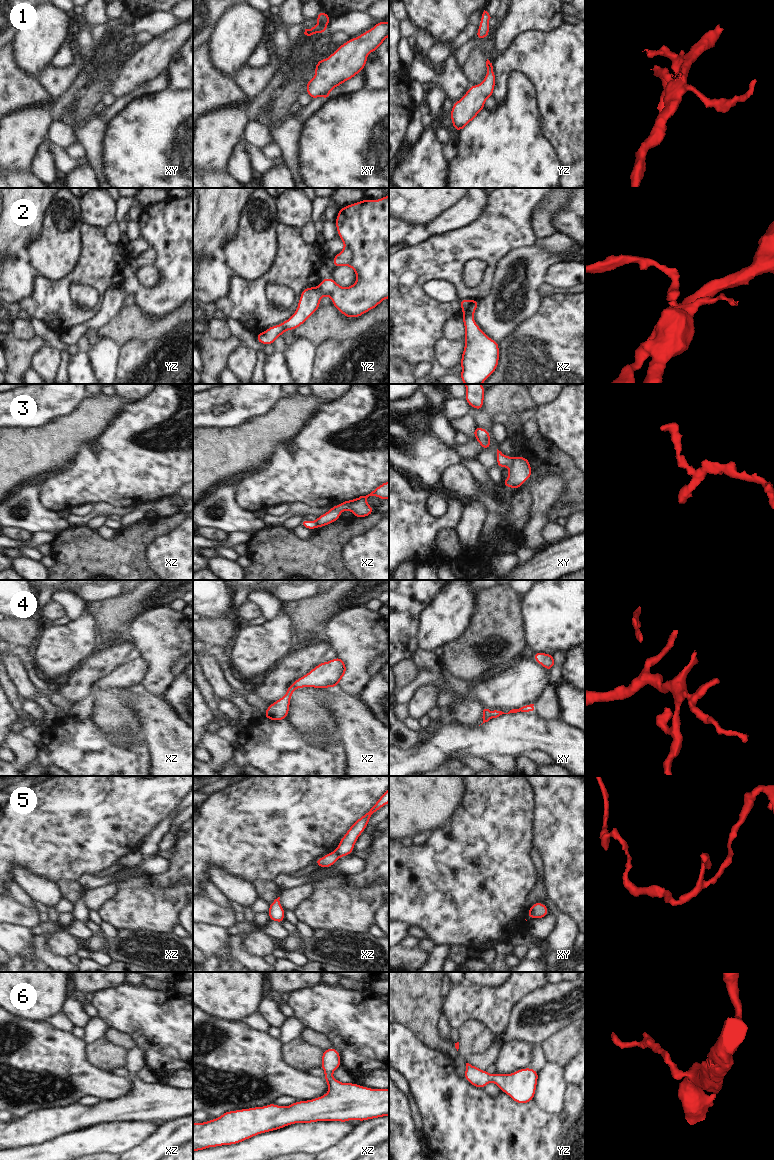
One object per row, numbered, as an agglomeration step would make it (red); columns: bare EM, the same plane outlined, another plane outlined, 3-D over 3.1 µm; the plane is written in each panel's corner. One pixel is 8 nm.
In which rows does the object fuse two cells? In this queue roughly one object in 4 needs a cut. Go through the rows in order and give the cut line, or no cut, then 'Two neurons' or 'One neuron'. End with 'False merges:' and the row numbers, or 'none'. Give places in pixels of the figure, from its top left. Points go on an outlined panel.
1: Split along xy (321, 60), (315, 70). Two neurons
2: Split along yz (318, 287), (323, 295). Two neurons
3: Split along xz (315, 521), (317, 527). Two neurons
4: No split. One neuron
5: Split along xz (334, 851), (339, 856). Two neurons
6: No split. One neuron
False merges: 1, 2, 3, 5.

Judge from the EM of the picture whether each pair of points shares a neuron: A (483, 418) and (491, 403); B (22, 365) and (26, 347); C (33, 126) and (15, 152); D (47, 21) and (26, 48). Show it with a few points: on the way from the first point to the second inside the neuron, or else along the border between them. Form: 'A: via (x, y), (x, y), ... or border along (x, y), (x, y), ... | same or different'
A: border along (483, 409), (490, 416) | different
B: via (22, 361), (22, 351) | same
C: via (27, 132), (18, 141), (16, 146) | same
D: via (46, 28), (33, 41) | same

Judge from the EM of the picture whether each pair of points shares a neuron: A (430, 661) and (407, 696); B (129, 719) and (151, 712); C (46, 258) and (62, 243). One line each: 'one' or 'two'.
A: two
B: two
C: one

